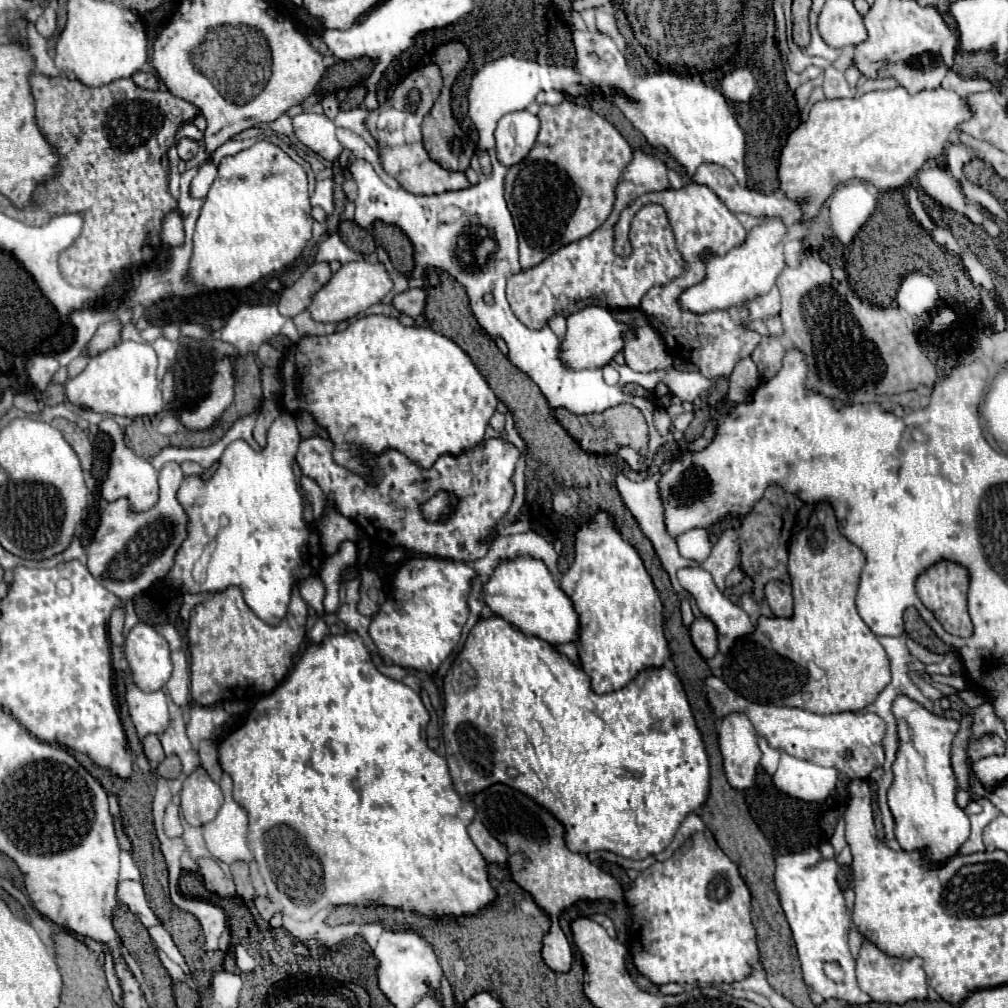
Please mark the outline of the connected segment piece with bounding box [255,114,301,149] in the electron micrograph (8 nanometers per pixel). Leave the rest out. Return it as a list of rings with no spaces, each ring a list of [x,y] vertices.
[[[282,114],[282,116],[280,116],[280,118],[276,118],[274,122],[268,122],[268,124],[259,124],[256,125],[255,127],[266,128],[266,126],[268,126],[270,130],[274,130],[275,133],[284,134],[284,136],[288,136],[292,145],[295,148],[297,149],[301,148],[301,146],[297,142],[297,139],[294,136],[292,122],[290,122],[290,116],[286,116],[286,114]]]

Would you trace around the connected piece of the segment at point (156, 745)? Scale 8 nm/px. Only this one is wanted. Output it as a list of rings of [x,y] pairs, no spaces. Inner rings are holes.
[[[148,734],[148,736],[142,740],[142,746],[144,746],[144,754],[146,754],[146,758],[152,762],[152,766],[156,766],[158,762],[164,760],[164,750],[162,750],[162,744],[160,744],[158,736]]]

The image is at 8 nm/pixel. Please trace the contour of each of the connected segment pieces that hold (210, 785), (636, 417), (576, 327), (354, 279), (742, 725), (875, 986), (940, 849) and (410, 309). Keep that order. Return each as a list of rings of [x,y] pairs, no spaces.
[[[198,766],[182,786],[182,812],[188,824],[204,826],[214,820],[224,802],[220,786]]]
[[[620,404],[600,414],[586,416],[576,416],[564,408],[558,408],[556,418],[560,426],[590,454],[616,454],[622,446],[634,448],[640,454],[640,458],[644,458],[648,452],[648,426],[642,412],[632,404]]]
[[[586,306],[580,312],[574,312],[566,318],[566,334],[560,340],[558,356],[570,370],[584,370],[584,368],[602,368],[606,366],[618,352],[624,350],[622,332],[626,330],[624,324],[612,318],[612,312],[600,306]]]
[[[368,260],[348,262],[330,278],[330,282],[326,286],[322,286],[322,290],[318,290],[318,294],[314,294],[314,298],[310,300],[310,306],[306,310],[310,312],[312,320],[316,320],[316,322],[338,324],[338,322],[358,316],[368,306],[382,300],[390,292],[390,288],[392,288],[392,280],[390,280],[390,274],[386,272],[384,264],[368,262]]]
[[[730,714],[718,730],[718,744],[724,758],[724,774],[736,790],[746,790],[754,784],[756,766],[760,762],[758,736],[744,714]]]
[[[868,940],[862,942],[860,956],[856,960],[856,976],[860,988],[874,1000],[874,1002],[892,1002],[892,1004],[904,1004],[908,1000],[926,1000],[928,998],[928,982],[926,974],[922,970],[922,960],[902,960],[886,956],[882,950],[878,950]]]
[[[904,694],[894,698],[892,714],[898,724],[898,752],[892,764],[894,780],[888,790],[888,806],[896,822],[896,838],[904,850],[926,848],[928,860],[946,862],[970,834],[970,820],[956,804],[958,784],[950,764],[952,740],[960,724],[926,710]]]
[[[422,288],[404,290],[402,294],[394,296],[394,300],[392,300],[392,306],[398,312],[404,312],[404,314],[408,314],[412,318],[416,318],[418,314],[422,314],[424,304],[426,304],[426,292]]]

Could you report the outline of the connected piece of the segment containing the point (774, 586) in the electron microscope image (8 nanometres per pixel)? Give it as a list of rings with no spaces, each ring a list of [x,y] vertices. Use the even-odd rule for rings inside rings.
[[[772,580],[764,588],[764,598],[770,604],[770,610],[778,618],[788,618],[792,614],[792,590],[790,584],[782,580]]]

